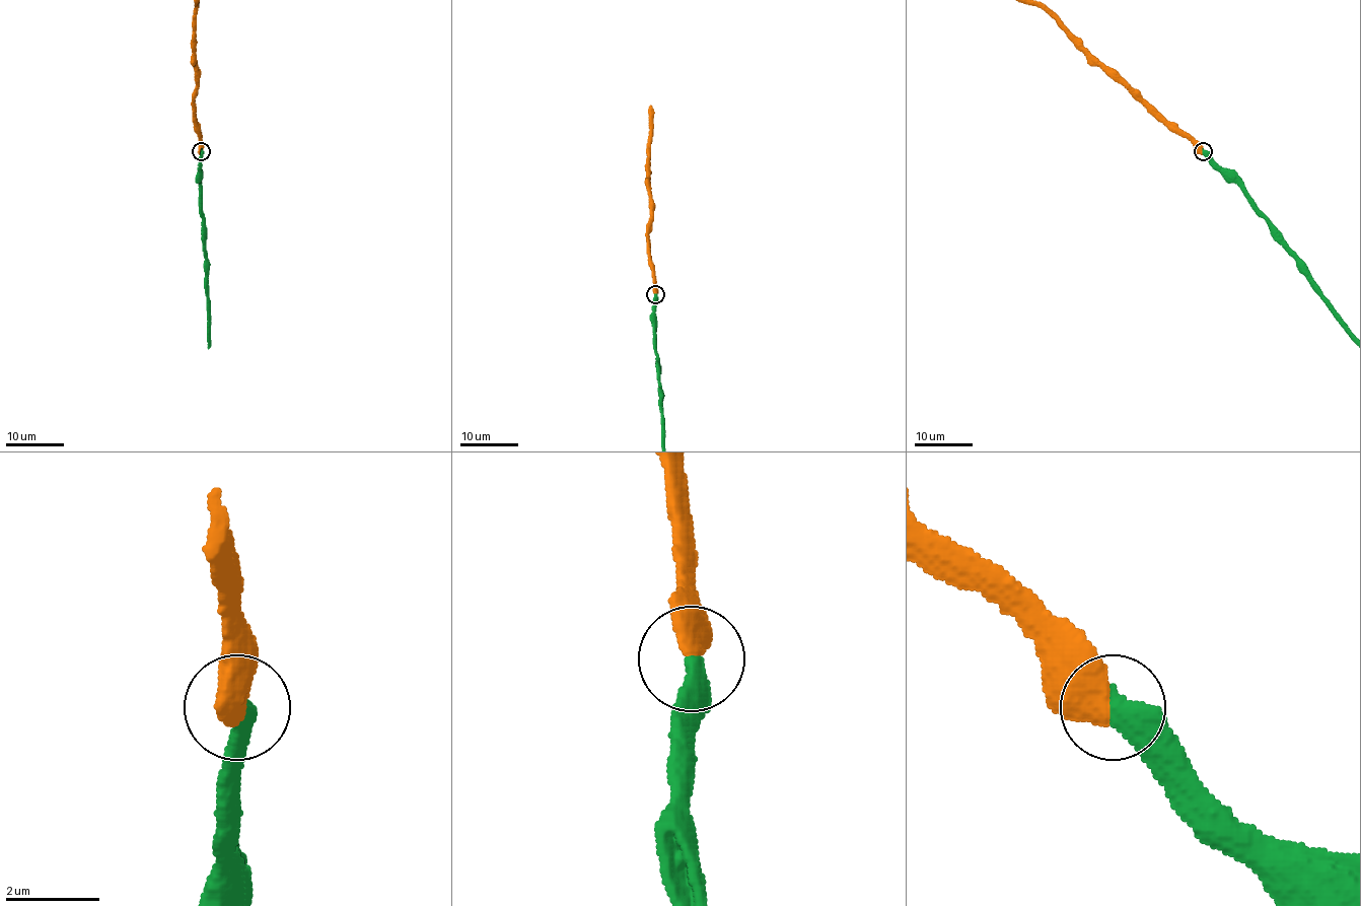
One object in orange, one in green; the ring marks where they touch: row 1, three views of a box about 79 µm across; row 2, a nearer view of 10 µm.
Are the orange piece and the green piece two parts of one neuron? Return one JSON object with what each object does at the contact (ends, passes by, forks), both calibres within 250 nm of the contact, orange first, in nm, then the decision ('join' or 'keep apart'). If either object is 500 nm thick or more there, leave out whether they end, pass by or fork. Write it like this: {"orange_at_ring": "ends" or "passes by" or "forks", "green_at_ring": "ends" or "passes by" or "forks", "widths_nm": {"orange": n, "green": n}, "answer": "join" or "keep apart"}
{"widths_nm": {"orange": 650, "green": 480}, "answer": "join"}

